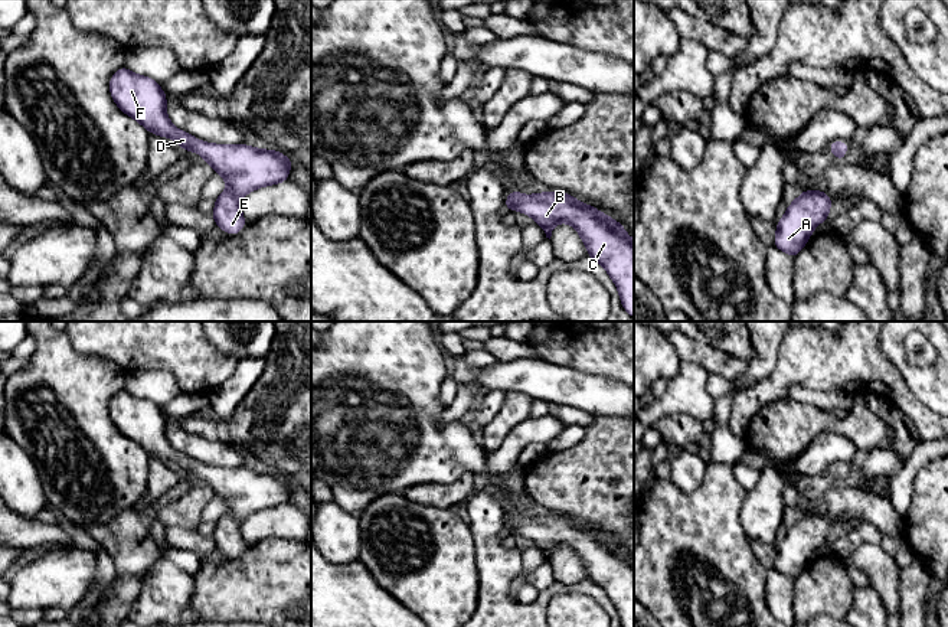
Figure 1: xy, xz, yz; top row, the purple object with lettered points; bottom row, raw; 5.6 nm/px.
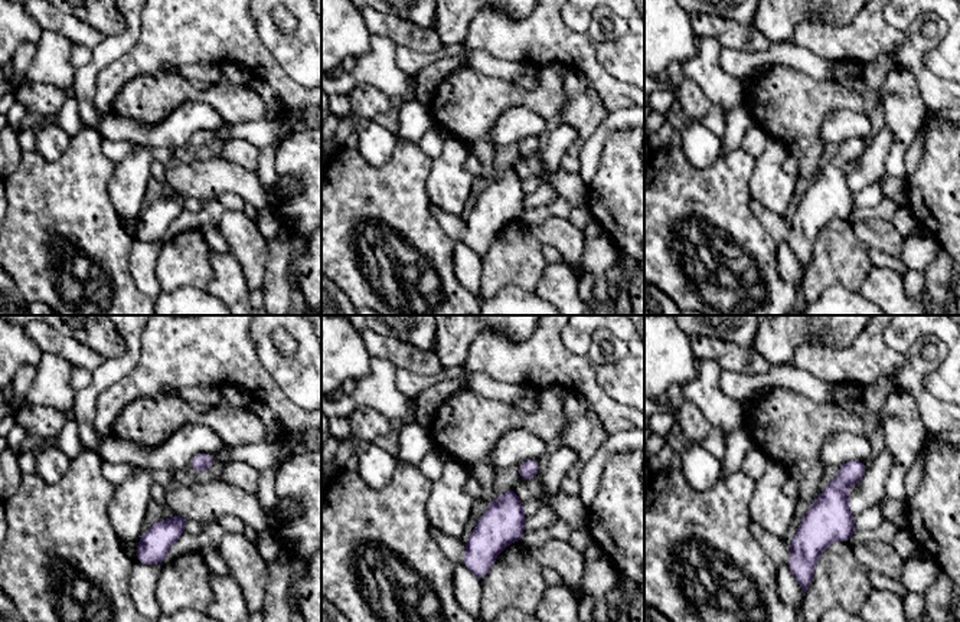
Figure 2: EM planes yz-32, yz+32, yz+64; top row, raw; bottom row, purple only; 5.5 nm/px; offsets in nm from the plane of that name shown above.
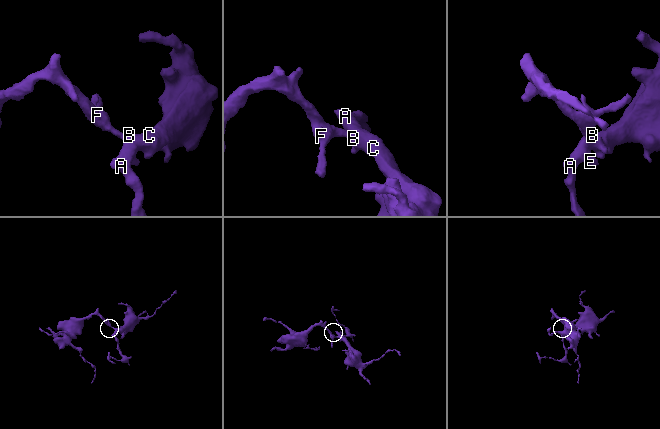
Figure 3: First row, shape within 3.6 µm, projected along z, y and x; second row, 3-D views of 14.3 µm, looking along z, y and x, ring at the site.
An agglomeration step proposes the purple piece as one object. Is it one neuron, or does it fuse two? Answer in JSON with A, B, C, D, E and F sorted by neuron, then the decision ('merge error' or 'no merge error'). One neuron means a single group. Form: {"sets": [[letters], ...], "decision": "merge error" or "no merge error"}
{"sets": [["A", "B", "C", "D", "E", "F"]], "decision": "no merge error"}

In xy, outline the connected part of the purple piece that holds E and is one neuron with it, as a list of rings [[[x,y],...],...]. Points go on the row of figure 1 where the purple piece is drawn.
[[[121,66],[109,79],[109,92],[118,108],[137,120],[147,131],[171,137],[186,151],[199,151],[215,172],[220,173],[228,190],[215,197],[212,212],[216,228],[236,235],[246,225],[241,197],[246,193],[288,180],[294,160],[275,151],[246,144],[223,146],[202,143],[176,128],[166,115],[167,97],[154,79]]]

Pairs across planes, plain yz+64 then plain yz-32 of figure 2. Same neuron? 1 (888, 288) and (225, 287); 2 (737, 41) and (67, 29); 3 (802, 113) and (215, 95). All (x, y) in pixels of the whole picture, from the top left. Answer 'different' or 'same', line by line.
1: same
2: same
3: same

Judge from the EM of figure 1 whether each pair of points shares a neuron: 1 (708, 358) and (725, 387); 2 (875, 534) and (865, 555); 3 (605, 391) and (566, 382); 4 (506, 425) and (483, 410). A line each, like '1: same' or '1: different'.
1: different
2: different
3: same
4: different

